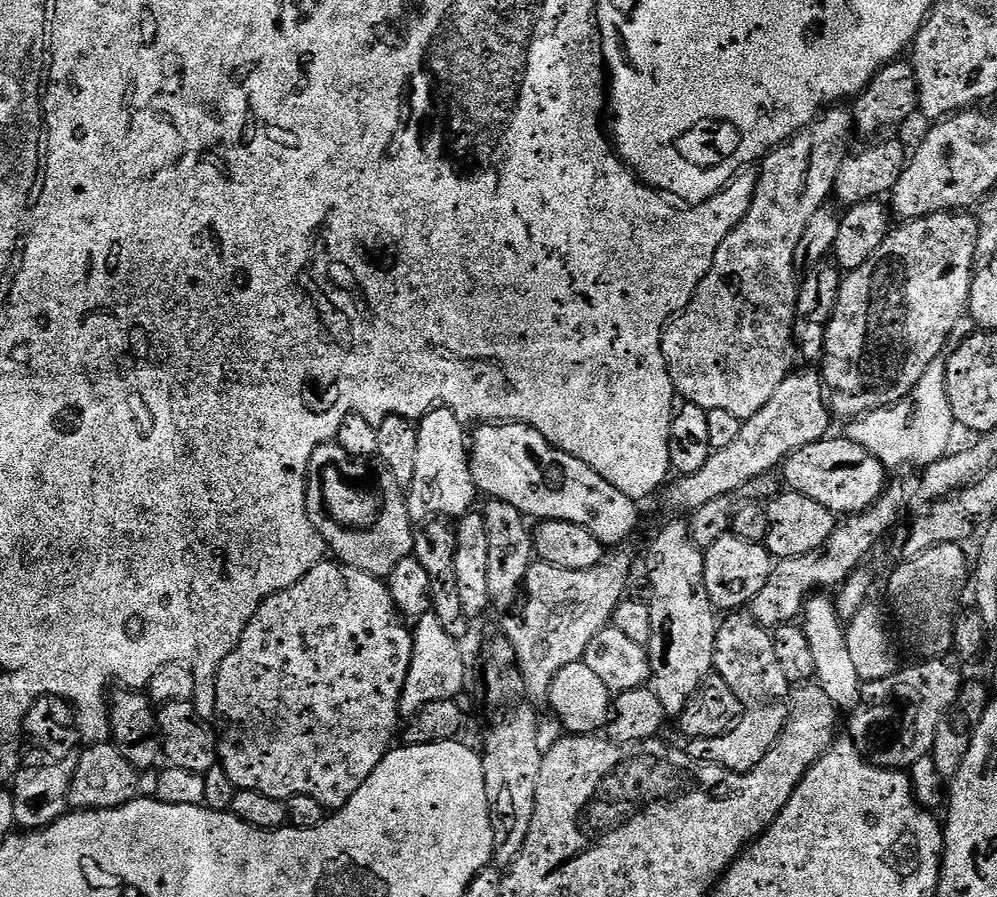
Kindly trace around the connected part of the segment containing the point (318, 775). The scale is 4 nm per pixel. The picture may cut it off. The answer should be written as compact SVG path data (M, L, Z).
M325 559L318 566L314 566L314 570L310 570L298 582L294 582L294 586L290 586L286 590L282 590L278 594L274 594L270 598L266 598L266 602L262 602L262 606L258 606L258 614L254 614L254 618L250 618L250 622L246 626L246 630L242 634L242 638L238 642L236 649L230 653L222 662L222 666L216 675L216 718L214 727L218 737L220 746L219 763L226 770L226 774L230 774L230 782L234 782L237 789L245 788L246 790L258 790L270 794L274 798L287 802L291 796L298 794L310 794L310 798L318 798L322 801L325 809L339 810L349 798L358 790L358 786L362 786L362 782L366 782L366 778L370 778L370 774L374 774L374 770L382 762L382 758L393 747L392 735L396 732L396 723L402 720L400 714L400 699L402 698L402 686L406 686L406 674L410 674L410 658L412 657L412 633L413 629L406 625L405 617L400 615L400 611L396 608L394 598L390 594L387 583L379 576L371 576L362 570L358 570L349 564L342 564L335 559Z

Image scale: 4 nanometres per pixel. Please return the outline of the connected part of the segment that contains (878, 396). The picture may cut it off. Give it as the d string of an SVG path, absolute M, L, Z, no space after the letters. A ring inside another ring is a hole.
M953 210L951 212L939 212L923 216L917 220L909 220L901 223L901 228L893 227L889 231L888 237L874 250L874 254L867 260L861 268L853 268L843 277L838 294L838 306L834 306L834 314L828 323L826 330L826 346L822 357L822 375L827 387L830 389L830 408L837 417L848 416L855 418L865 416L868 412L873 412L879 408L888 408L891 404L899 404L901 400L907 400L913 394L912 388L920 384L920 379L928 372L928 367L939 358L945 355L946 349L952 340L952 331L958 322L968 311L968 300L971 298L971 284L973 273L978 268L978 238L980 234L980 222L975 215L964 210Z

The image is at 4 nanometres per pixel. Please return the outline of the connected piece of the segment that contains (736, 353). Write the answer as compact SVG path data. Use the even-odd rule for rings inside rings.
M832 106L821 112L808 127L801 128L791 140L781 144L778 148L773 148L767 156L763 157L761 164L764 165L758 168L754 202L750 206L746 218L742 218L742 222L738 222L738 226L722 242L722 246L718 246L718 254L714 254L714 266L708 271L706 278L702 278L694 298L683 310L677 312L669 320L668 327L664 330L664 357L672 375L672 381L676 383L676 391L687 403L696 404L699 408L707 408L709 412L728 410L739 420L746 421L754 414L758 414L758 410L762 410L762 406L766 406L766 402L770 402L770 398L774 398L774 390L778 390L778 386L782 386L784 379L793 371L792 363L798 360L798 345L794 338L794 326L796 325L796 303L800 294L794 254L798 248L798 242L801 241L806 231L806 226L810 225L810 218L814 217L816 210L827 205L833 195L838 170L842 166L845 156L850 152L848 139L851 136L854 136L854 117L851 111L844 106Z

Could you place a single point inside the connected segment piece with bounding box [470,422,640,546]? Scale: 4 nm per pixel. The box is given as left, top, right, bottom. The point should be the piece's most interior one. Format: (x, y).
(511, 462)

